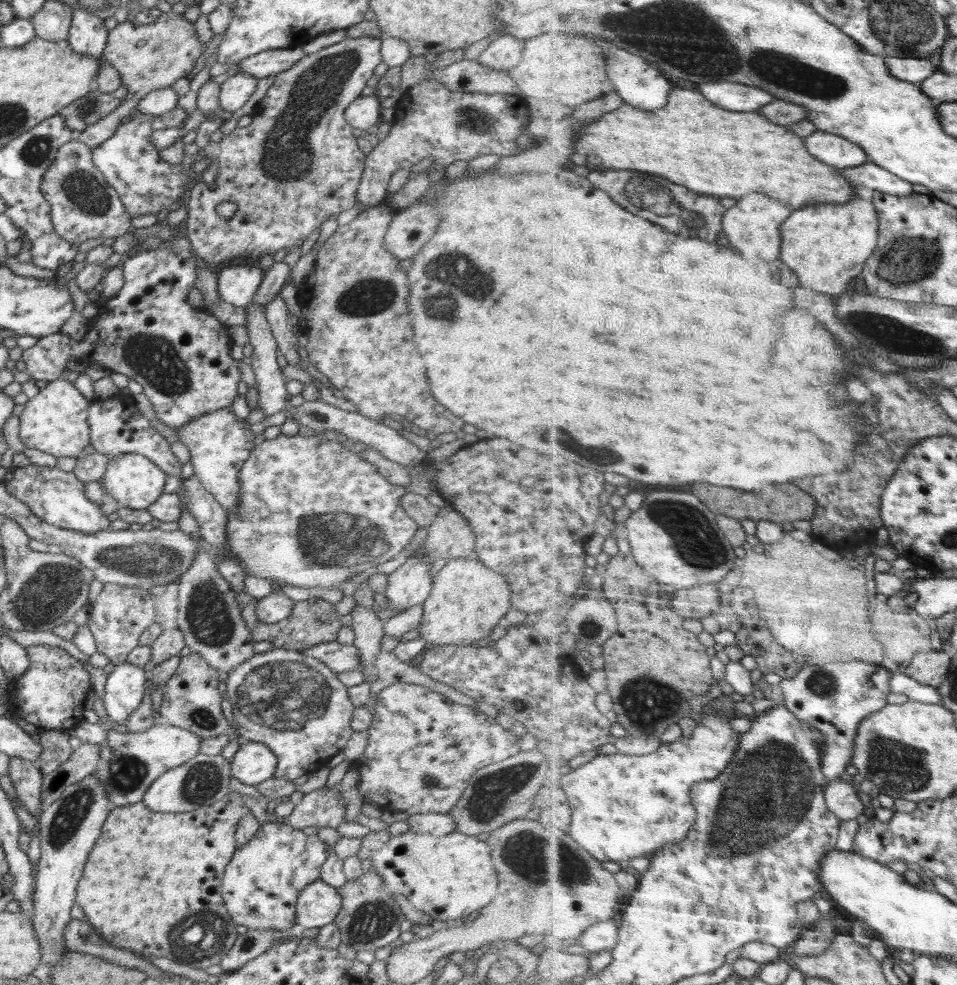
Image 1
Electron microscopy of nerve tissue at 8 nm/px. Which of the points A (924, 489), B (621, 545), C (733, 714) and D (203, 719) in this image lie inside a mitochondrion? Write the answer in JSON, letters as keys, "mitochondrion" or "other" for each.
{"A":"other","B":"other","C":"other","D":"mitochondrion"}

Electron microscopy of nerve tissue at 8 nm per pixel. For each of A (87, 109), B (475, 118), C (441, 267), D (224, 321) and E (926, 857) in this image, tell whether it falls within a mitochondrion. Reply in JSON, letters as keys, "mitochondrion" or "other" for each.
{"A":"mitochondrion","B":"mitochondrion","C":"mitochondrion","D":"other","E":"other"}

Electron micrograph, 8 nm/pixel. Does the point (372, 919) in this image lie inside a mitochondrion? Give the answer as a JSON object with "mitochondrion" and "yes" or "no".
{"mitochondrion":"yes"}

